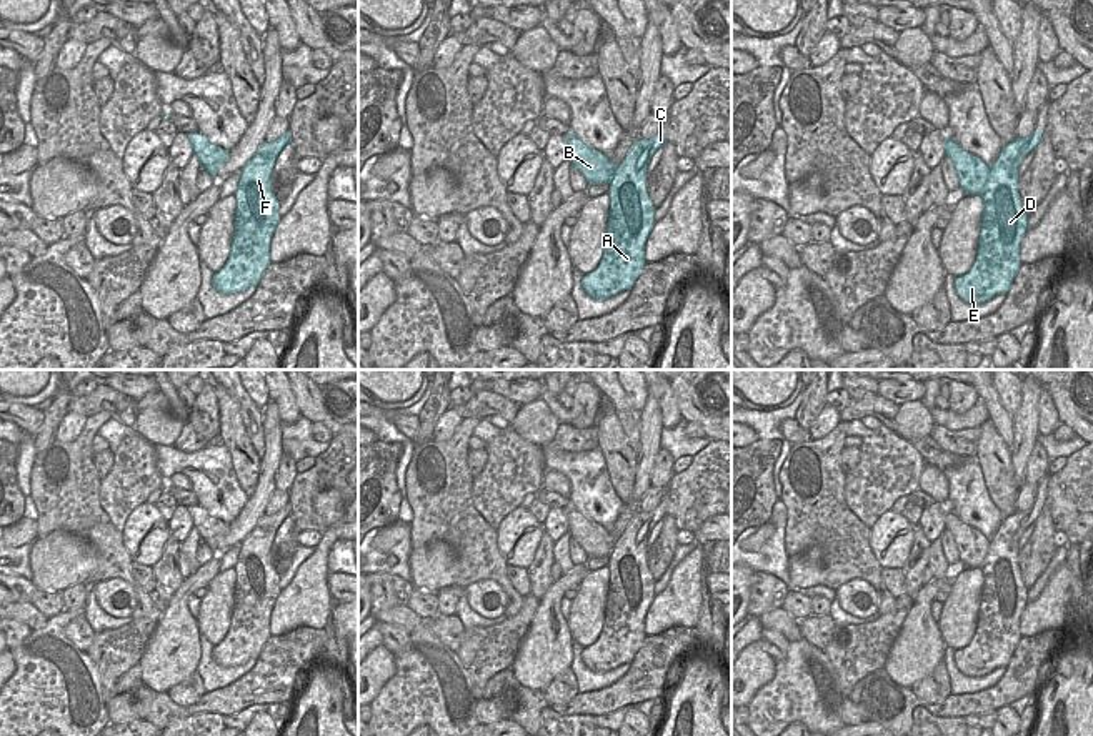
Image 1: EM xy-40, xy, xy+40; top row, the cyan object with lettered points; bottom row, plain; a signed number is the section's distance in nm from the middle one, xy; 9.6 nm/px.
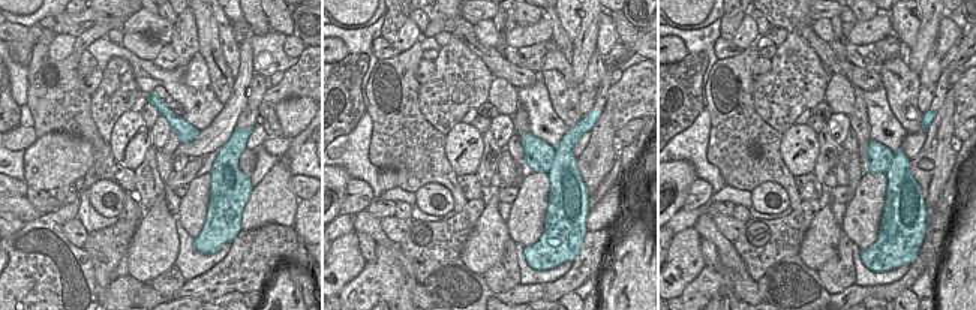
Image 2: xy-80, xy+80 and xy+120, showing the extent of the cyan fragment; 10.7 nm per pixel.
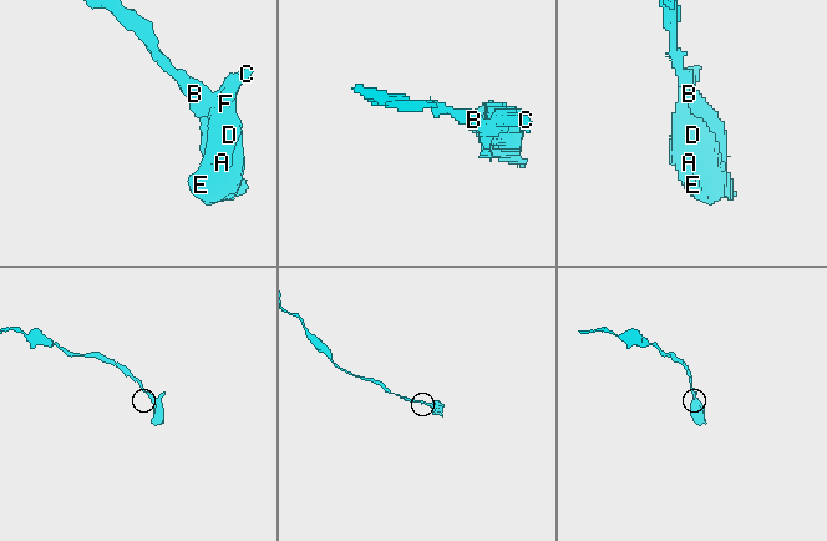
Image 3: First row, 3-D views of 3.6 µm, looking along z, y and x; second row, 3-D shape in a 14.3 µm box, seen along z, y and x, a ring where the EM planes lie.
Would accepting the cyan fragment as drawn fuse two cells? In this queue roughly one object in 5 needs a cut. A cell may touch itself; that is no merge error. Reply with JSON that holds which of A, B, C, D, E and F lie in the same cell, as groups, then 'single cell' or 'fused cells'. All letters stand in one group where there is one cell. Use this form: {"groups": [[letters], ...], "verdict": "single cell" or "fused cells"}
{"groups": [["A", "C", "D", "E", "F"], ["B"]], "verdict": "fused cells"}

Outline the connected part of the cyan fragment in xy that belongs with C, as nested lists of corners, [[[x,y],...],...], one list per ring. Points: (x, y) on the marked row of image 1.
[[[658,132],[650,140],[636,138],[626,157],[616,163],[608,188],[603,256],[598,266],[581,278],[581,288],[593,300],[630,291],[646,265],[645,243],[655,225],[655,206],[646,193],[646,168],[665,143],[666,132]]]

